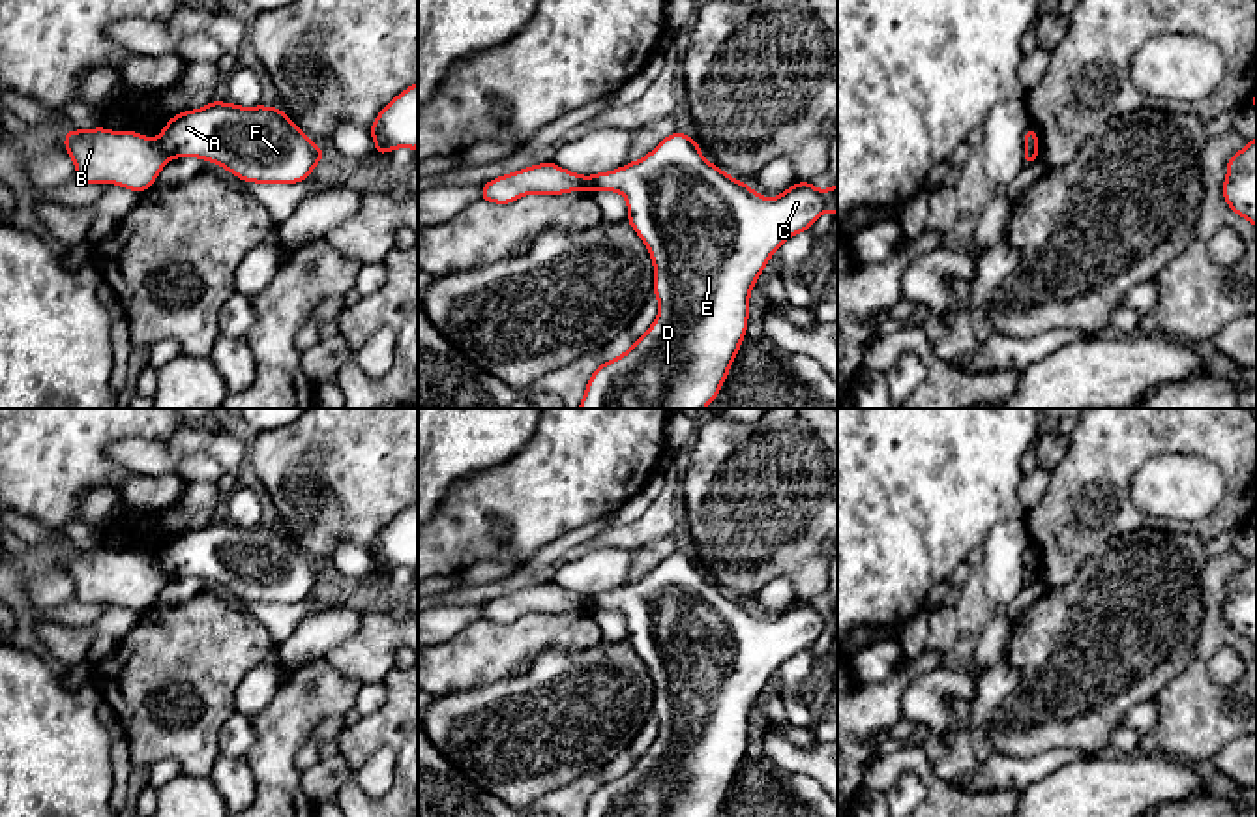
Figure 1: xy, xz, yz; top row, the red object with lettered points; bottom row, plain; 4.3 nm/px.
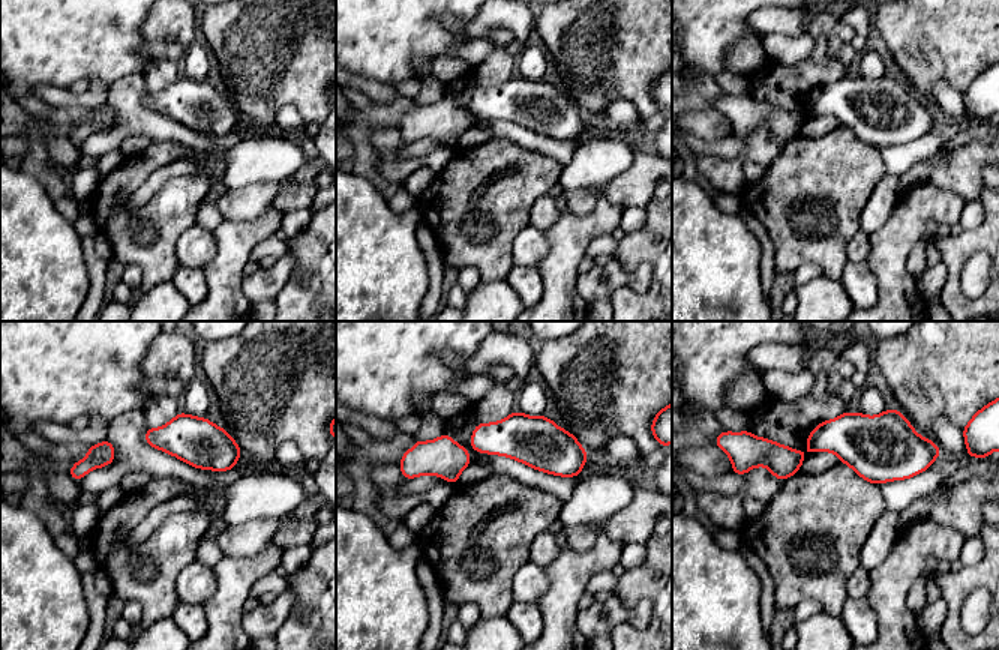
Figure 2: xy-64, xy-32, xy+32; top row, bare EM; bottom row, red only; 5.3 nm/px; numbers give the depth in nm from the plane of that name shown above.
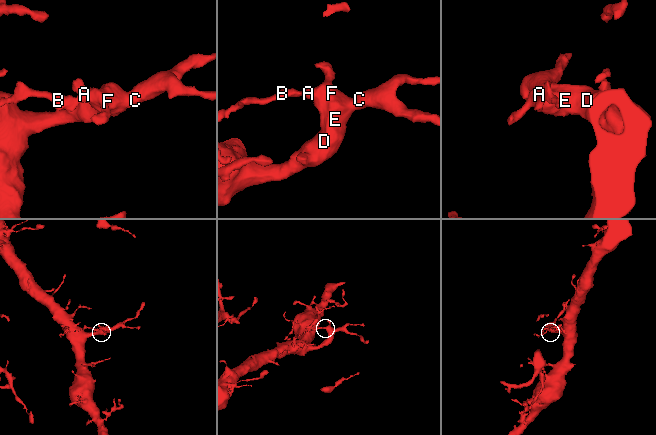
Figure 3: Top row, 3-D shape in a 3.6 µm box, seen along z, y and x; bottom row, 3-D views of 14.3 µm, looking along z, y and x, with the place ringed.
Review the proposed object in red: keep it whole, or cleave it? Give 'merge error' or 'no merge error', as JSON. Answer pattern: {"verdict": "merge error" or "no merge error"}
{"verdict": "merge error"}

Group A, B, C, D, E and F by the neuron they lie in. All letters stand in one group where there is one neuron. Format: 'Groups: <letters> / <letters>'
Groups: A C D E F / B

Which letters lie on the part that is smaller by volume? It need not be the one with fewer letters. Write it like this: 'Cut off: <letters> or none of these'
Cut off: B

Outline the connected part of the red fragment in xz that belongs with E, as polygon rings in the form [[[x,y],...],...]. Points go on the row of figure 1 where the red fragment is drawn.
[[[674,131],[646,154],[611,172],[588,176],[584,189],[618,191],[628,201],[628,223],[654,262],[659,311],[648,332],[588,379],[579,408],[706,408],[719,394],[747,330],[749,292],[768,259],[824,214],[837,215],[837,186],[819,191],[796,182],[768,199],[710,165],[697,139]]]

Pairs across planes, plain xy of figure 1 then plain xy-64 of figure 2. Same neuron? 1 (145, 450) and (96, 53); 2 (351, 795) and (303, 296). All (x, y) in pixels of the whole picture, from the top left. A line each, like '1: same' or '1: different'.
1: different
2: same

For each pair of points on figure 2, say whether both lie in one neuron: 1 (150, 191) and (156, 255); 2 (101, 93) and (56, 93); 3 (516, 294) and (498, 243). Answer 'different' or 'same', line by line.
1: different
2: same
3: different

